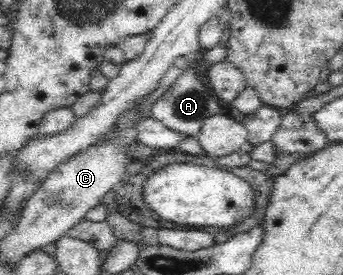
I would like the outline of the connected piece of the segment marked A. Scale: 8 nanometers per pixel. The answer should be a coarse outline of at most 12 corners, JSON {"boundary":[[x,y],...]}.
{"boundary":[[190,65],[151,110],[167,129],[194,137],[218,99]]}

